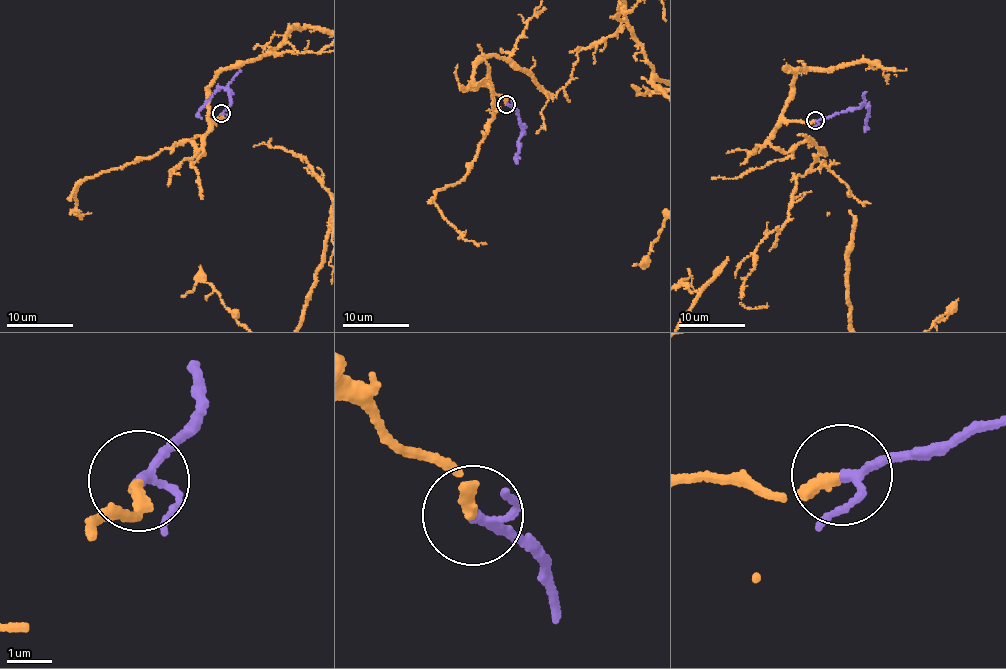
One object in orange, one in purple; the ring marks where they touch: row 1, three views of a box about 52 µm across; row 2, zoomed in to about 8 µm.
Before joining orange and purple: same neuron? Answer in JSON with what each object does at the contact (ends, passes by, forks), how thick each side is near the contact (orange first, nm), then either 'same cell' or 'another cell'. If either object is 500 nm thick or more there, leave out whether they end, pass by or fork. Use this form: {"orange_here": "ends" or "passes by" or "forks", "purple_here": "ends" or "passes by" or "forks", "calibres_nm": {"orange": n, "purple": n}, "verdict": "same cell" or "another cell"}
{"orange_here": "ends", "purple_here": "passes by", "calibres_nm": {"orange": 280, "purple": 150}, "verdict": "same cell"}

